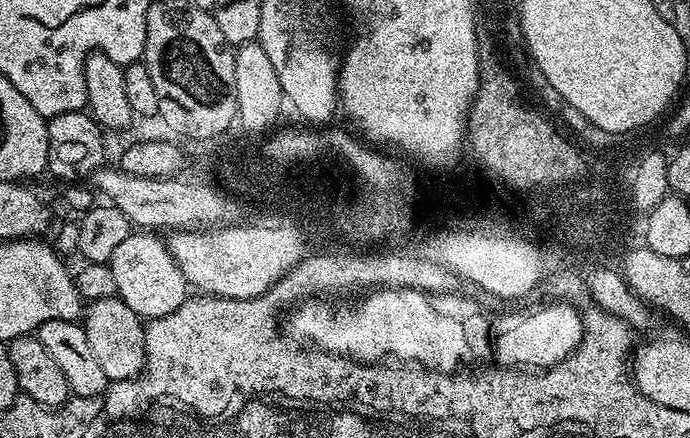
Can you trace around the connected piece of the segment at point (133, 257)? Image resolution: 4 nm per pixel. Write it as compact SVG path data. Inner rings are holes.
M134 230L114 250L110 267L114 270L116 295L134 314L145 321L157 320L182 306L190 287L178 263L171 256L167 243L148 230Z

